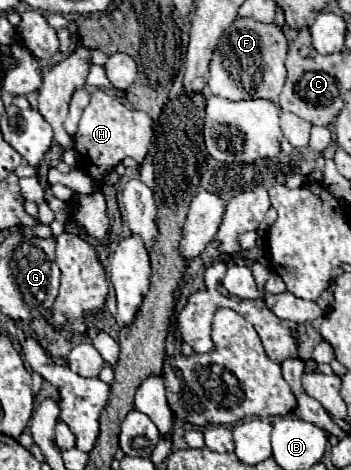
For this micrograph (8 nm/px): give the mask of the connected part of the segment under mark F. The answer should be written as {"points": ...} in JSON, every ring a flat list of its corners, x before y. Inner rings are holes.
{"points":[[237,17,221,35,209,67,209,91,213,95,239,99,269,99,277,105,277,97,285,83,285,57,289,43,275,23,261,23]]}

